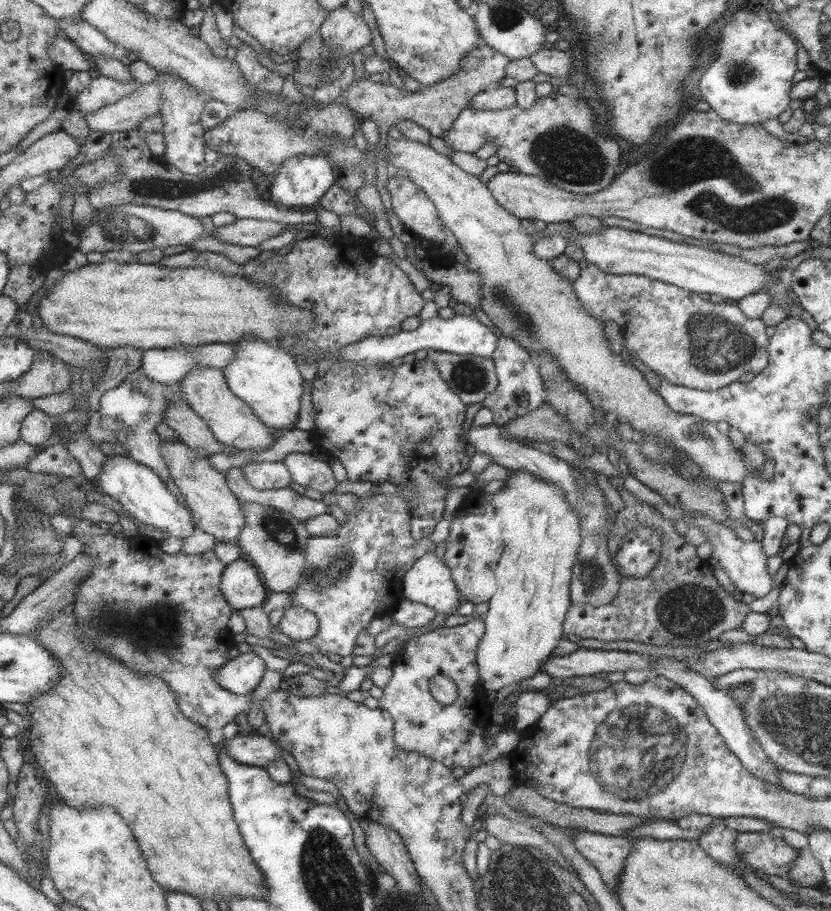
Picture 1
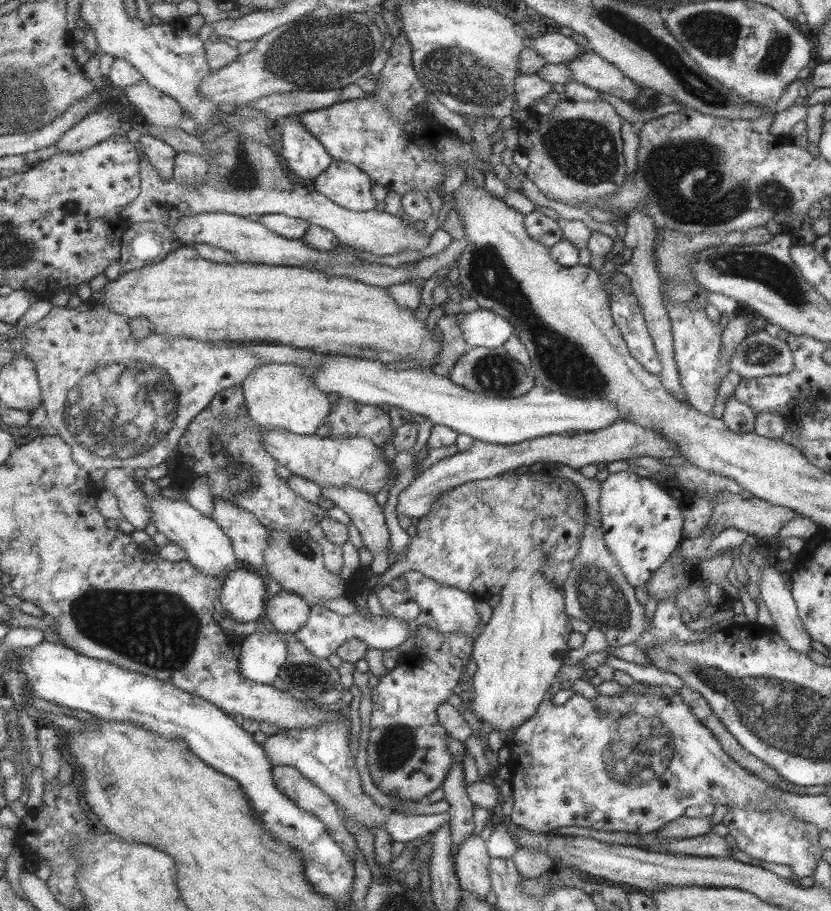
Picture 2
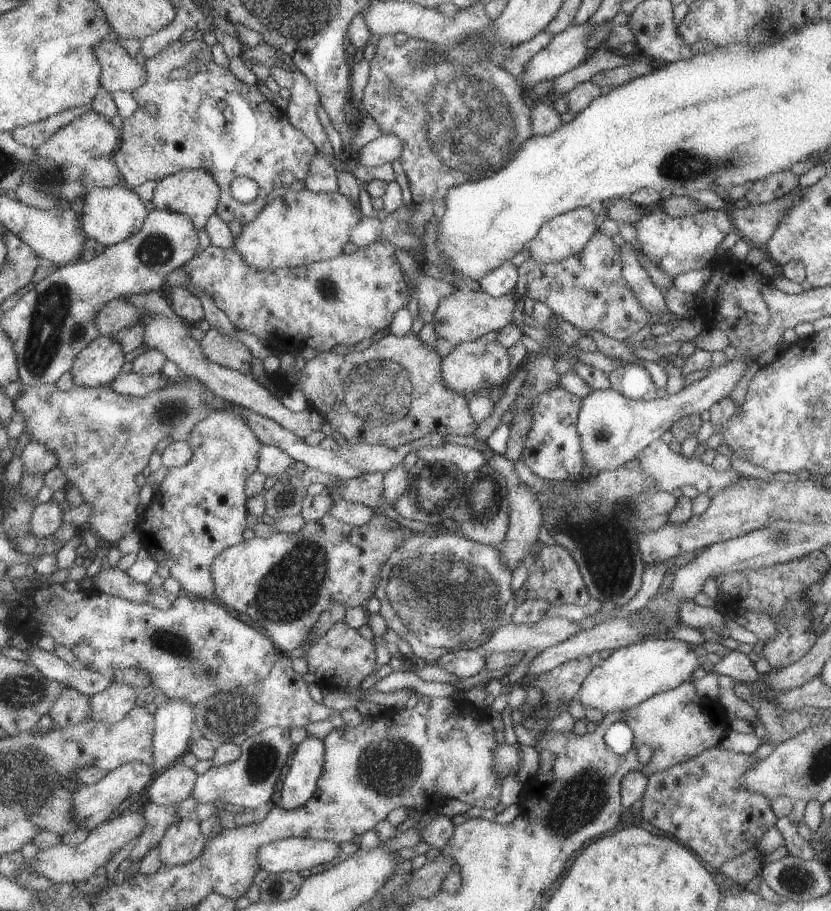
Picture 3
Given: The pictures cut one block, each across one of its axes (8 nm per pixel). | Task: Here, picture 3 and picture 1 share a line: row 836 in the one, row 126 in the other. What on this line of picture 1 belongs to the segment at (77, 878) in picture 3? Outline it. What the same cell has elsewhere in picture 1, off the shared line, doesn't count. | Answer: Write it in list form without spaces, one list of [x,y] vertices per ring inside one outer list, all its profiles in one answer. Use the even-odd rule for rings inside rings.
[[[154,81],[144,83],[123,100],[87,116],[86,124],[93,132],[127,132],[137,128],[144,116],[157,115],[159,103],[158,84]]]

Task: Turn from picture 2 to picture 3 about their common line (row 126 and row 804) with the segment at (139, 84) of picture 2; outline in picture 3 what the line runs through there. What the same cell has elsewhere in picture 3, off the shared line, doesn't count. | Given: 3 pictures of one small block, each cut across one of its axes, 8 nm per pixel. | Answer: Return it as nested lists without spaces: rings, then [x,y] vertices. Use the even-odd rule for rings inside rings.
[[[177,761],[158,773],[157,778],[149,784],[148,802],[177,807],[184,798],[192,794],[195,781],[196,774],[193,769]]]

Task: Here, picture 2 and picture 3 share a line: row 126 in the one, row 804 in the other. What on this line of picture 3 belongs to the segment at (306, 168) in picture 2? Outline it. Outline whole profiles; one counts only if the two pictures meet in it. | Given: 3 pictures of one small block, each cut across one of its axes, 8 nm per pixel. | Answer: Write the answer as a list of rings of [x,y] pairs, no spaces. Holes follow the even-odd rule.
[[[309,735],[295,748],[287,773],[282,780],[279,805],[293,810],[307,803],[317,790],[317,780],[322,774],[325,745],[322,740]]]

